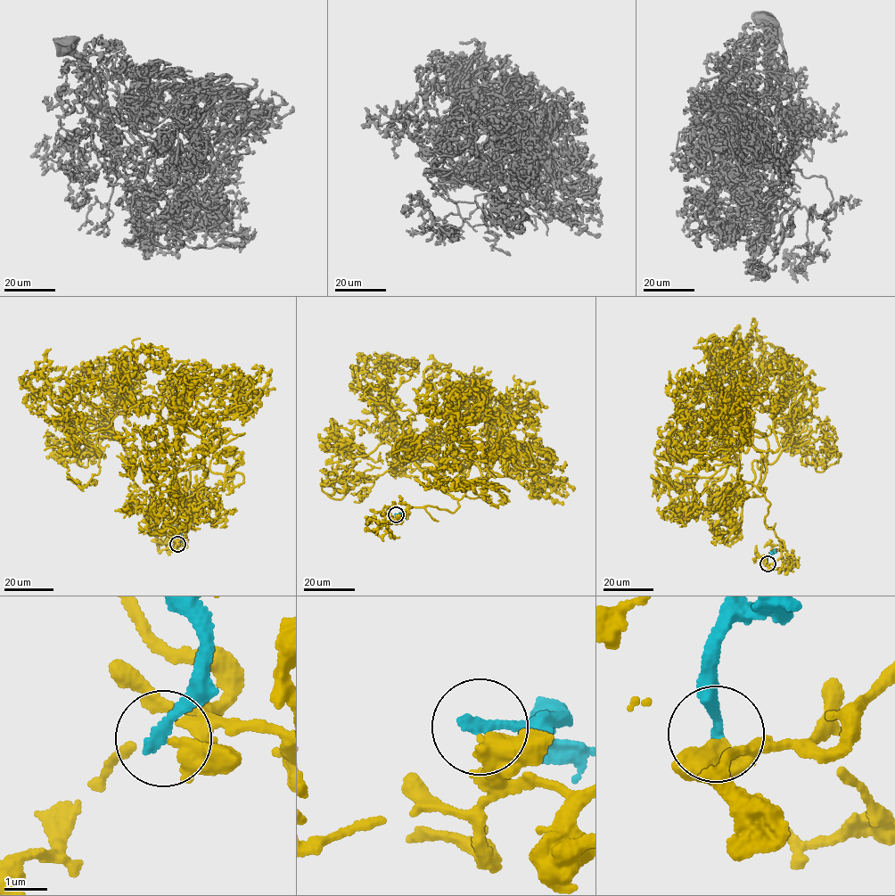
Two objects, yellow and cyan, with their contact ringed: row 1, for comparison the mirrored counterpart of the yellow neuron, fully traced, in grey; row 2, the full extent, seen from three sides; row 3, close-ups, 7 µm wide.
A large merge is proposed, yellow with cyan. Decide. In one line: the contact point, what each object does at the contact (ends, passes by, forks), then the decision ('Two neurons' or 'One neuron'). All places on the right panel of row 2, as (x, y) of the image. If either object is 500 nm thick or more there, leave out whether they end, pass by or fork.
Place: (767, 563). At the ring yellow passes by. At the ring cyan ends. Two neurons

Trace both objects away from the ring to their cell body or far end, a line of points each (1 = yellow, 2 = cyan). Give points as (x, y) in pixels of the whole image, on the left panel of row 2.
1: (177, 544), (209, 470), (135, 395)
2: (177, 545), (180, 531), (176, 528)

